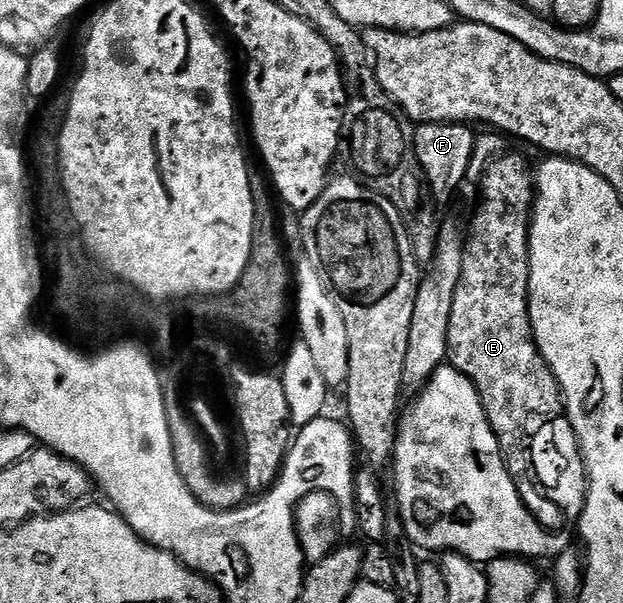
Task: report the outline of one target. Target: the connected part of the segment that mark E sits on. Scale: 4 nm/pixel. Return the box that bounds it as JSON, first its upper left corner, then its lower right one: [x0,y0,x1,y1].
[448,152,566,531]

